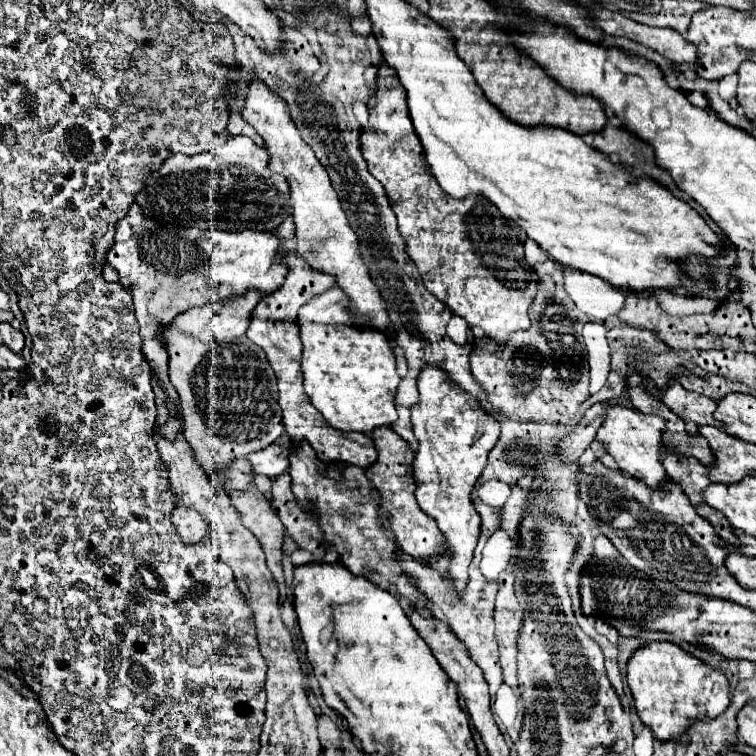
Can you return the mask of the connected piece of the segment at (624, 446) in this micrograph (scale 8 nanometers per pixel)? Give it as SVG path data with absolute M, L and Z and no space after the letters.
M611 405L607 409L605 421L603 425L597 429L595 439L601 441L605 453L609 453L617 467L631 477L641 479L643 483L647 483L649 487L657 487L663 477L665 477L665 469L659 461L659 453L665 449L661 443L661 419L653 417L653 415L645 415L641 411L623 407L623 405Z

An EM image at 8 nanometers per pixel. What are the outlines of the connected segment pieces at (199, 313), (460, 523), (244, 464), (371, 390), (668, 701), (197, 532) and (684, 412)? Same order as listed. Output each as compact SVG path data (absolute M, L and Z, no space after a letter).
M249 289L245 295L229 297L223 301L213 301L199 309L189 309L181 313L169 325L169 329L163 329L159 335L161 339L165 339L165 345L169 351L169 379L179 393L185 439L195 455L195 461L213 479L219 477L231 465L233 459L241 455L249 455L251 451L257 451L257 449L265 449L267 445L277 441L285 429L281 407L277 403L277 379L263 349L253 345L251 341L245 341L245 345L243 341L239 343L233 339L221 341L213 335L213 329L211 329L213 315L239 315L239 317L251 315L253 307L261 301L261 297L263 297L261 291Z
M425 365L425 369L421 369L417 389L419 401L411 407L413 431L419 439L419 451L413 463L413 475L417 479L415 497L419 507L437 521L447 545L453 549L449 573L453 575L457 591L463 591L481 525L481 517L471 501L471 491L487 465L487 453L497 443L501 425L437 365Z
M245 457L233 461L233 465L229 467L229 477L227 481L223 481L223 487L229 491L229 489L237 489L237 491L245 491L249 489L251 481L253 481L255 473L253 473L253 467L249 465L249 461Z
M336 286L315 296L298 311L297 325L300 339L303 341L303 387L315 409L325 417L329 425L339 431L357 431L371 433L377 427L391 425L397 421L395 411L395 393L399 385L399 375L395 371L395 357L389 345L389 339L383 333L373 329L357 329L353 327L353 319L348 311L349 299L344 291Z
M649 643L637 649L627 665L627 681L635 709L657 741L679 739L693 721L711 721L729 707L729 681L721 671L687 655L673 643Z
M177 507L173 511L173 525L185 543L199 543L209 533L209 523L195 511Z
M671 381L669 387L661 391L661 401L685 421L685 431L687 433L695 435L701 425L721 427L713 419L717 403L713 399L705 397L705 395L697 395L697 393L691 393L687 389L683 389L677 381Z

